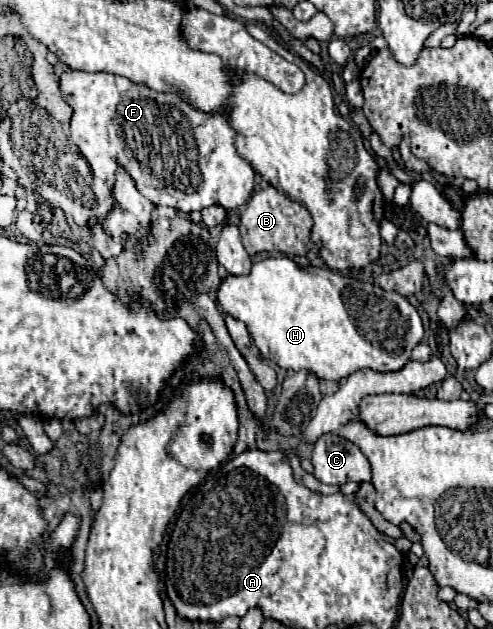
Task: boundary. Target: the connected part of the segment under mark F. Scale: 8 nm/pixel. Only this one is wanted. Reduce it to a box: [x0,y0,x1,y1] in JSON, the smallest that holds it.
[60,72,256,214]

